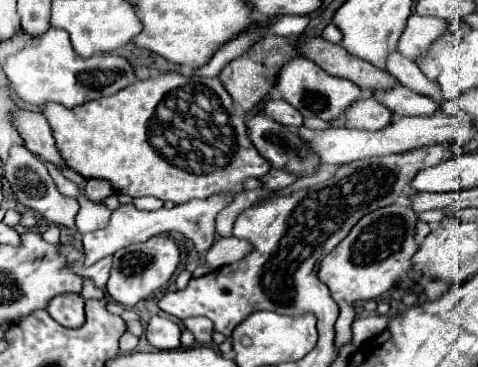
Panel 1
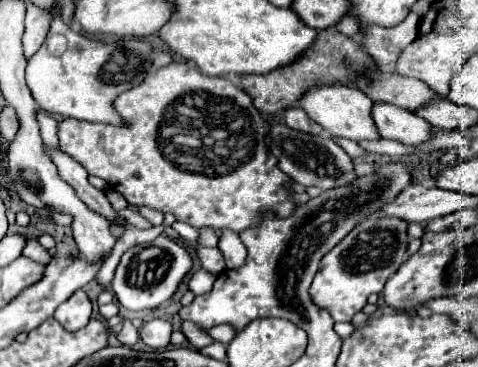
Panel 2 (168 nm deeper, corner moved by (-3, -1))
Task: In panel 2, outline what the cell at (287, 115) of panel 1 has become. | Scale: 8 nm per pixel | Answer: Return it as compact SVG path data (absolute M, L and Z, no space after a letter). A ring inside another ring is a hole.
M288 108L284 112L284 122L290 128L300 130L300 132L308 132L308 134L320 134L322 132L322 126L316 124L316 122L312 122L302 108Z

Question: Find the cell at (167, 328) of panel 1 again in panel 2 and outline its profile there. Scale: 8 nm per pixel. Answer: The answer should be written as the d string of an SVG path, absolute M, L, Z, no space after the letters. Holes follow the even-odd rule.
M152 320L146 322L140 330L140 340L158 350L158 348L166 348L170 344L170 334L172 334L172 326L166 320Z

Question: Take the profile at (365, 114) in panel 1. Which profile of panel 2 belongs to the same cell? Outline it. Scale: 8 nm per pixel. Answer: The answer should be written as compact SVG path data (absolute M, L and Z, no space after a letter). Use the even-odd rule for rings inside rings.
M378 102L372 108L372 118L382 138L398 140L410 146L418 146L420 142L428 142L428 138L432 138L432 126L428 126L428 122L416 112L400 106Z

